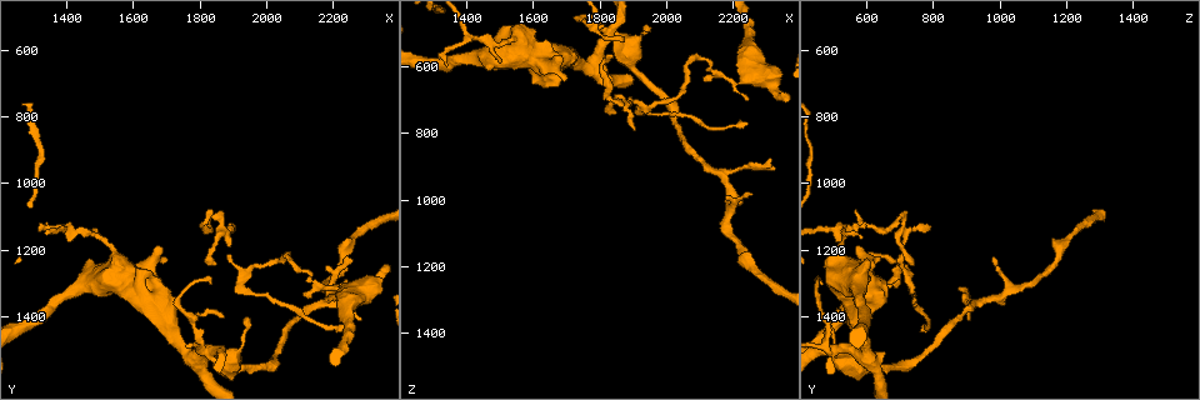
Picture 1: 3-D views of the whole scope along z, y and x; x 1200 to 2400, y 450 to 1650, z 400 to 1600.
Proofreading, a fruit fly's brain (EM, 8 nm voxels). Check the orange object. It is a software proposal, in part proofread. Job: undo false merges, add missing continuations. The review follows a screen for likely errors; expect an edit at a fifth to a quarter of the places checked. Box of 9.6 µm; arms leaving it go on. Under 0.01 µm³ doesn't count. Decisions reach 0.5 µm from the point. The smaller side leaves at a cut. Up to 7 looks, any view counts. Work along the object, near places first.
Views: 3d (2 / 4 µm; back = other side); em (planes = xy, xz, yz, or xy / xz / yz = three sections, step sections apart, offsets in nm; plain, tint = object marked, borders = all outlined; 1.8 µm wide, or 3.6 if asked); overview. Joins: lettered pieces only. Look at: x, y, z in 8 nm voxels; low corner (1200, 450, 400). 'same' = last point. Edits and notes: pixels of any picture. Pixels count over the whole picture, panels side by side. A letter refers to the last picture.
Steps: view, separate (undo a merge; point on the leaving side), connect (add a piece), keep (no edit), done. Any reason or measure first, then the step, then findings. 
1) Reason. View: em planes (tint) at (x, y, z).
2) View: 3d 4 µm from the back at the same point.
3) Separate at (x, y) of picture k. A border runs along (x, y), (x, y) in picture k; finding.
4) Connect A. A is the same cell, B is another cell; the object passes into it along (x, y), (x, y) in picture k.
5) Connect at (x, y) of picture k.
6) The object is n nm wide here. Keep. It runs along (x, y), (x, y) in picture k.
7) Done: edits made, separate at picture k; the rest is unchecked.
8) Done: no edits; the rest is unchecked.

Free end. View: em planes (borders) at (2100, 1330, 630).

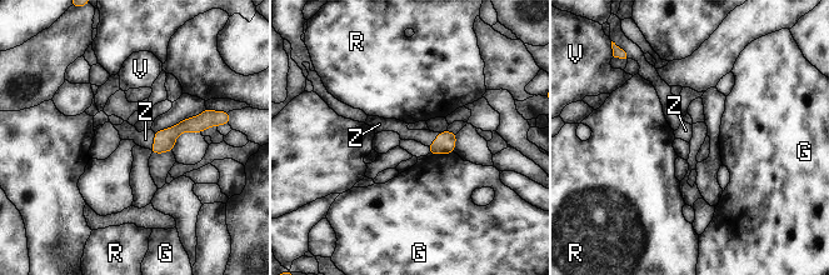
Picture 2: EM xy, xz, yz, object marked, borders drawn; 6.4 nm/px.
Connect Z. Z is the same cell, G, R and V are other cells; the object passes into it along (165, 139), (155, 140), (145, 139) in picture 2; the cell continues.

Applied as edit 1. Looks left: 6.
Free end. View: em planes (borders) at (2320, 1320, 870).

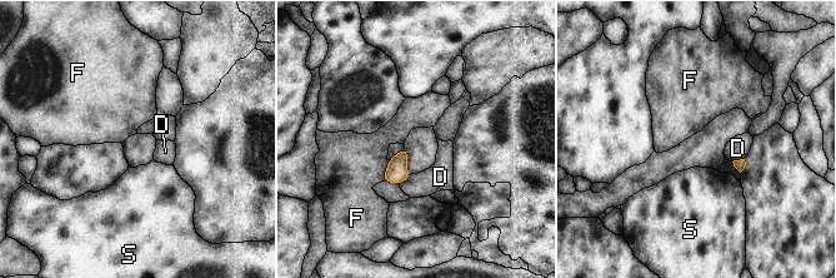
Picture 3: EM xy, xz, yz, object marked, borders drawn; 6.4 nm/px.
Keep. D, F and S are other cells; a border runs along (389, 160), (383, 180) in picture 3; no lettered piece goes on from it.

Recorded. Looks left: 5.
See it whole again. View: overview.

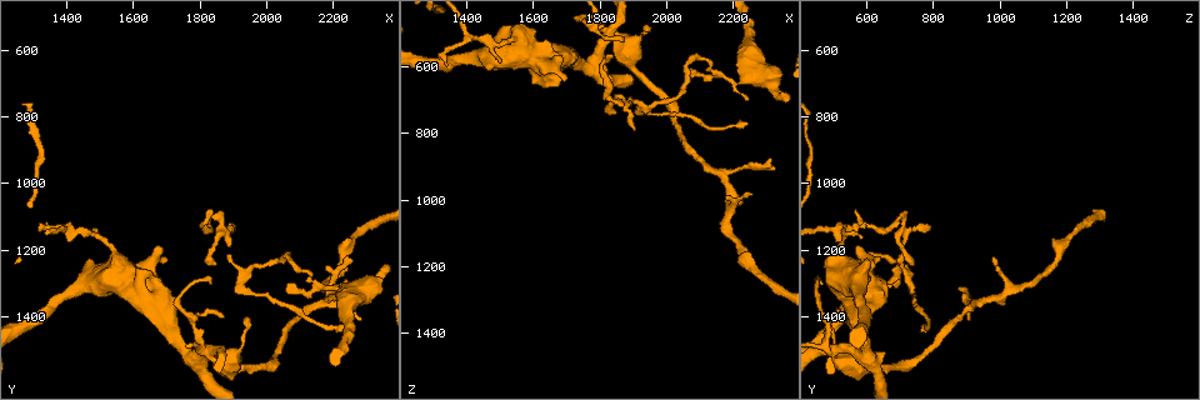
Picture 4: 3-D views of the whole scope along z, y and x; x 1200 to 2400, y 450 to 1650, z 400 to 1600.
Free end. View: 3d 2 µm at (1900, 1130, 790).

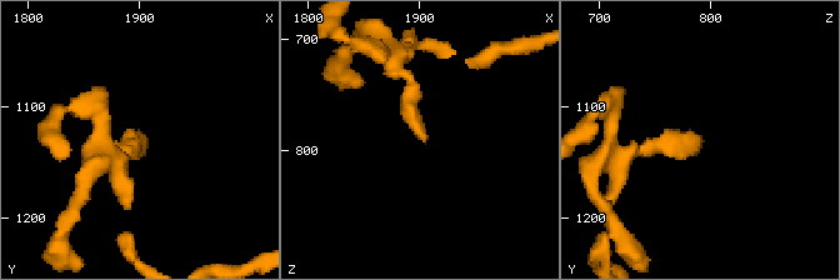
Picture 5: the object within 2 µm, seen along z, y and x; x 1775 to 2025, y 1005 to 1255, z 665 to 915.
Need the tissue. View: em planes (borders) at (1904, 1132, 794).

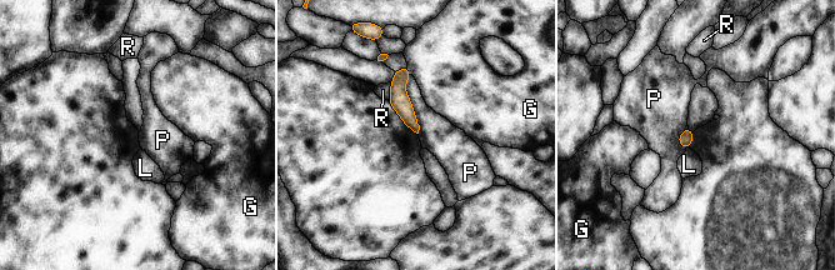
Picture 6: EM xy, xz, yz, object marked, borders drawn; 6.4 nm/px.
Keep. G, L, P and R are other cells; a border runs along (410, 75), (405, 91), (418, 134) in picture 6; no lettered piece goes on from it.

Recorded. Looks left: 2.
Done: edits made, connect at picture 2; the rest is unchecked.

